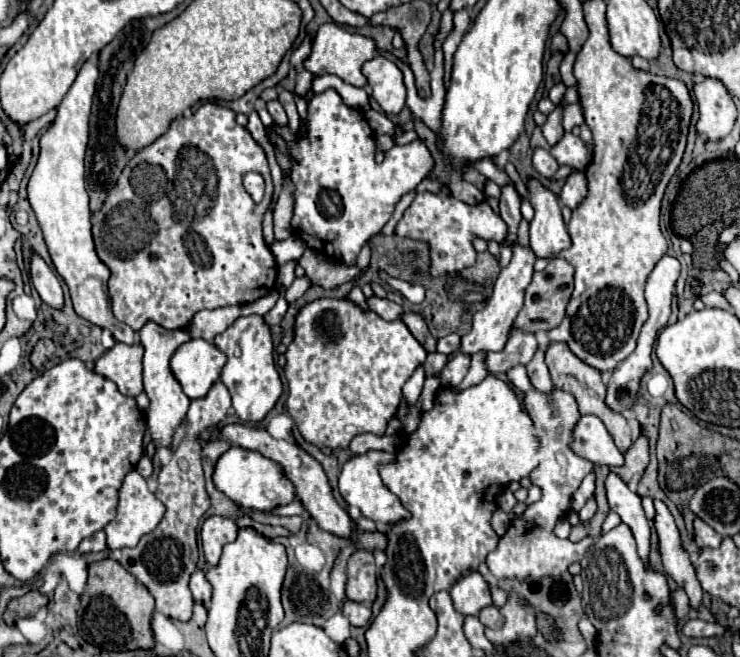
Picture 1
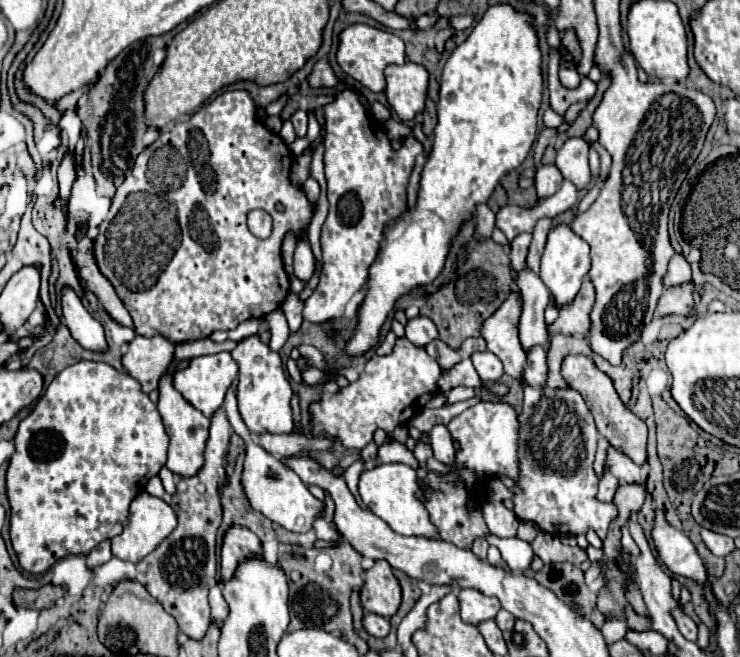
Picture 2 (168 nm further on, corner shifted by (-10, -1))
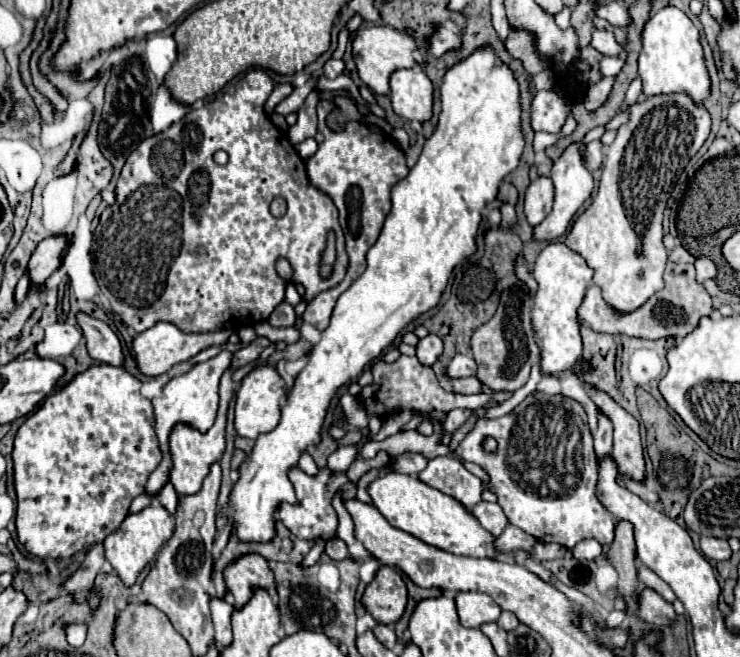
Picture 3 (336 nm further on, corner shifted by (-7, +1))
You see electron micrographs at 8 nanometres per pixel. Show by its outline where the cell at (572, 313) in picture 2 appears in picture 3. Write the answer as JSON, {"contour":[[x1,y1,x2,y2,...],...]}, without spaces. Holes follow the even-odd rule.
{"contour":[[668,262,664,272,664,288,656,292,640,310,632,314,616,314,602,298,602,290,596,284,590,284,586,290,586,296,580,304,578,318,580,324,590,326,594,332,606,332,606,334,626,334,626,336,638,336,638,338,664,338,672,336,676,340,682,340,686,334,690,334,698,320,702,316,708,316,712,312,712,298,704,290,702,284,696,282,696,272,692,264,674,264]]}

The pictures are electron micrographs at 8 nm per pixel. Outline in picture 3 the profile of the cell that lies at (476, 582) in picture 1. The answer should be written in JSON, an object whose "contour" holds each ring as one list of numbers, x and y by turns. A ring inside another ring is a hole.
{"contour":[[458,592,456,606,460,622,466,628,478,628,480,624,496,622,502,612,502,608,482,592]]}

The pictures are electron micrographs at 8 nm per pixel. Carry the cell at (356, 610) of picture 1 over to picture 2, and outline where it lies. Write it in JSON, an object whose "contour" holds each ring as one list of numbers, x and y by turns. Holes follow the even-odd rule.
{"contour":[[365,612,363,626,365,626,365,630,367,630,371,636,377,636,377,638,385,638,385,636,389,634,389,628,391,628,387,618,375,616,375,614,369,614,369,612]]}

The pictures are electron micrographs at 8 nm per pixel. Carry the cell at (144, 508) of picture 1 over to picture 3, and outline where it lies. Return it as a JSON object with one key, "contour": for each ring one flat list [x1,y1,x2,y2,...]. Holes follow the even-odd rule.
{"contour":[[146,506,136,514,128,514,122,526,104,540,106,560,112,564,116,574,122,578,126,586,132,586,138,572,154,558,160,546,172,536,174,532,174,516,164,506]]}

